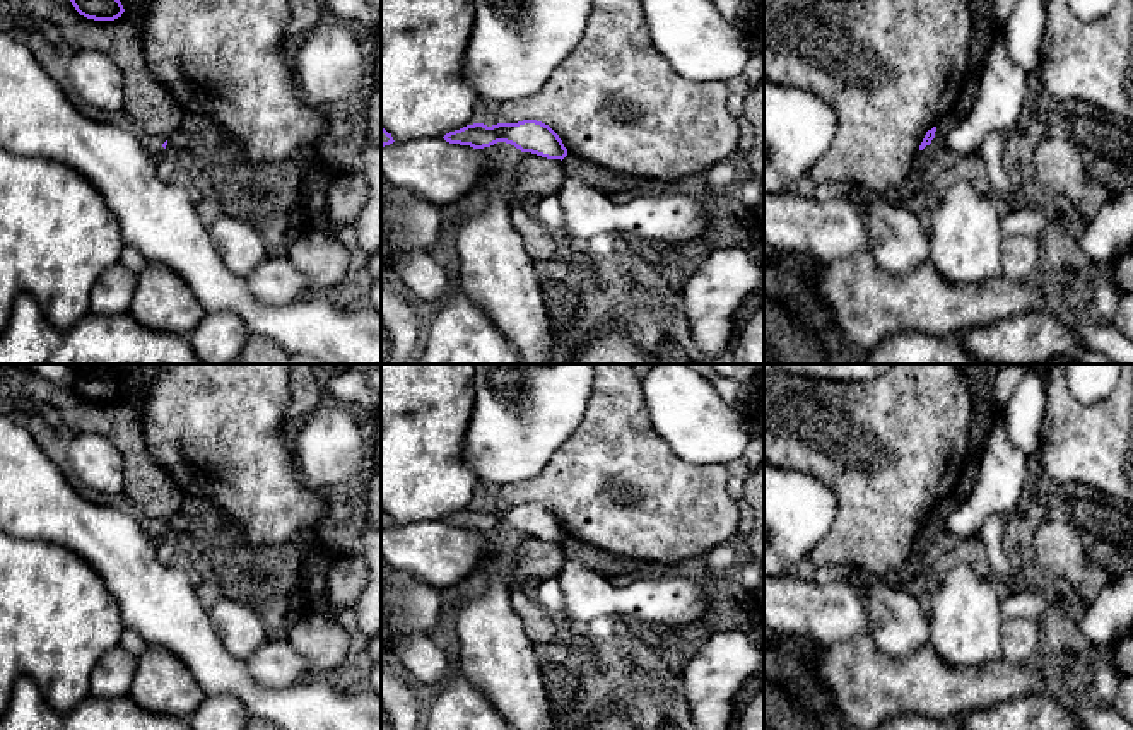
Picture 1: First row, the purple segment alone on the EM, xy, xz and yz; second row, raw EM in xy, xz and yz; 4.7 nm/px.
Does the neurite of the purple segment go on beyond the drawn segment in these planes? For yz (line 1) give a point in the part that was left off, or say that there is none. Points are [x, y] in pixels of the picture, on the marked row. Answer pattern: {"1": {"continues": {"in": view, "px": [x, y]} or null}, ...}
{"1": {"continues": null}}

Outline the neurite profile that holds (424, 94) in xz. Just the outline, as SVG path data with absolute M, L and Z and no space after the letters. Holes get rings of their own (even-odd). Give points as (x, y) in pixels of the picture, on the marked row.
M381 0L381 128L395 142L443 138L478 121L482 101L463 79L475 0Z

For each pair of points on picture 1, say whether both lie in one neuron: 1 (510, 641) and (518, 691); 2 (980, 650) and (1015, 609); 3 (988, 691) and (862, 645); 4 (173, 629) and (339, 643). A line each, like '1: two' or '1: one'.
1: one
2: two
3: one
4: two

